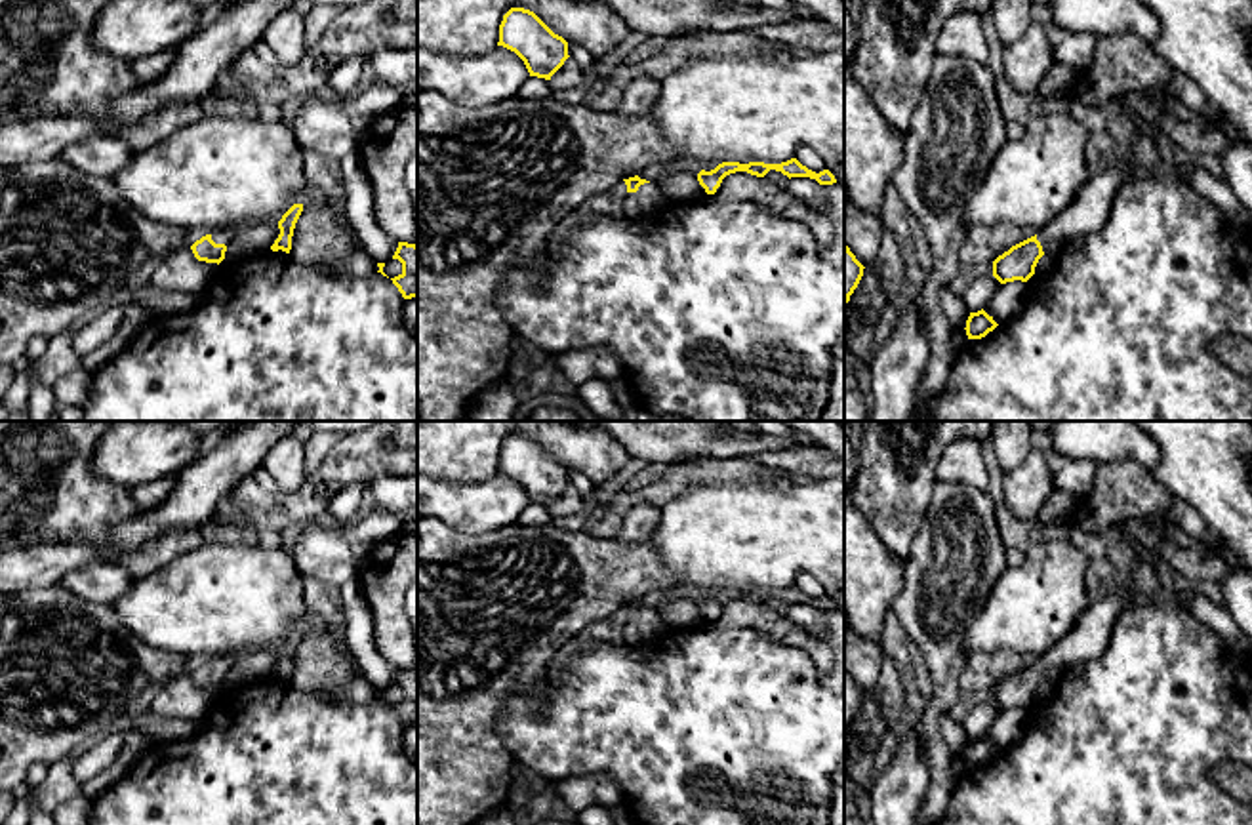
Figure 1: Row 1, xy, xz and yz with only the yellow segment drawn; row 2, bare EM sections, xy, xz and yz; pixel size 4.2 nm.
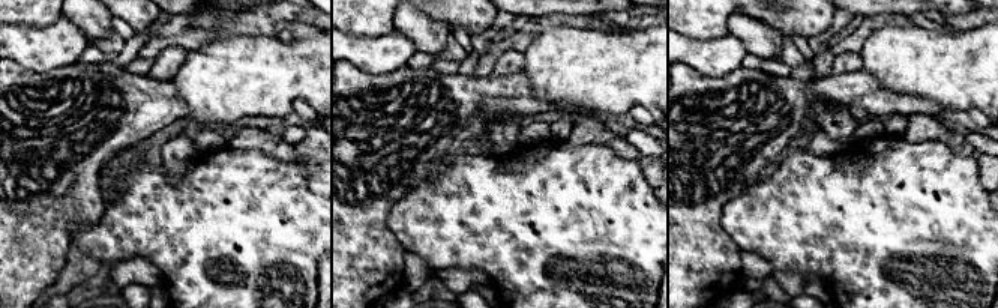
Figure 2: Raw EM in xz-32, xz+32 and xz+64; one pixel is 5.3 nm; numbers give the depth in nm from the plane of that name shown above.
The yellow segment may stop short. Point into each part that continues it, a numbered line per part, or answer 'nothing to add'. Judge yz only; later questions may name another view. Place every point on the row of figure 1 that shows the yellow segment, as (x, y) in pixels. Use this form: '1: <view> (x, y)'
1: yz (1089, 212)

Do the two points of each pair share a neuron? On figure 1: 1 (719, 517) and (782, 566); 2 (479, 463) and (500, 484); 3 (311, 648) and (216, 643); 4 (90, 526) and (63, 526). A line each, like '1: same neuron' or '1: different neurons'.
1: same neuron
2: different neurons
3: different neurons
4: same neuron

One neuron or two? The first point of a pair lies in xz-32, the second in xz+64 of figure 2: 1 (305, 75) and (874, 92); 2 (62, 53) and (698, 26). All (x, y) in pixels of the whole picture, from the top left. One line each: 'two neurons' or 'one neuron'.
1: two neurons
2: two neurons

